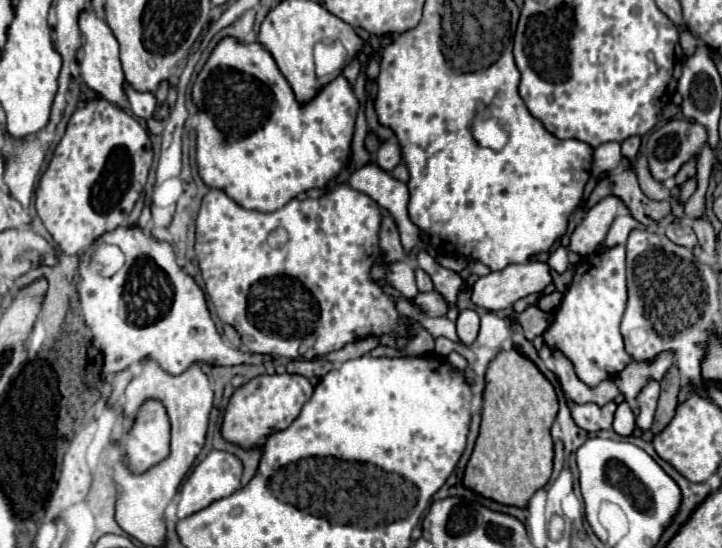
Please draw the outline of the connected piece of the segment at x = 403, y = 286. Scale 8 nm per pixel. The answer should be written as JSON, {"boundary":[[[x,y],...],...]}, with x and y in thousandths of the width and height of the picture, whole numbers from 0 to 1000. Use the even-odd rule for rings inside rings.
{"boundary":[[[546,478],[537,485],[535,511],[543,526],[548,526],[560,544],[573,547],[579,540],[576,511],[573,511],[573,489],[565,478]]]}

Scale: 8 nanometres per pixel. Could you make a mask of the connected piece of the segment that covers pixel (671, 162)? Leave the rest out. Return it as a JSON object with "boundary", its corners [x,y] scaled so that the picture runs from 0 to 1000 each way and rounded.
{"boundary":[[[928,219],[909,234],[898,248],[892,274],[903,321],[911,332],[936,321],[942,303],[970,277],[978,252],[978,234],[956,219]]]}

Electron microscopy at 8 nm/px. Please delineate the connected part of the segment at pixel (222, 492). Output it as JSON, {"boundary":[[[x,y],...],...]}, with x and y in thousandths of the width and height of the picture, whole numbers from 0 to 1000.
{"boundary":[[[302,821],[288,825],[285,836],[269,850],[269,858],[260,865],[260,872],[255,876],[255,883],[249,891],[247,945],[252,949],[269,934],[277,934],[280,927],[291,923],[294,916],[324,901],[332,887],[332,869],[335,869],[335,843],[327,832],[321,832],[316,825],[302,825]]]}

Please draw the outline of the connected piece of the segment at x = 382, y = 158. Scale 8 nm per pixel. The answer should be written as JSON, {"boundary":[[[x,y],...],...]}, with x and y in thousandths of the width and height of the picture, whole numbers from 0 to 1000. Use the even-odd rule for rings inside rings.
{"boundary":[[[535,259],[521,277],[521,299],[535,314],[540,314],[554,296],[554,288],[557,288],[554,285],[554,266],[548,259]]]}

